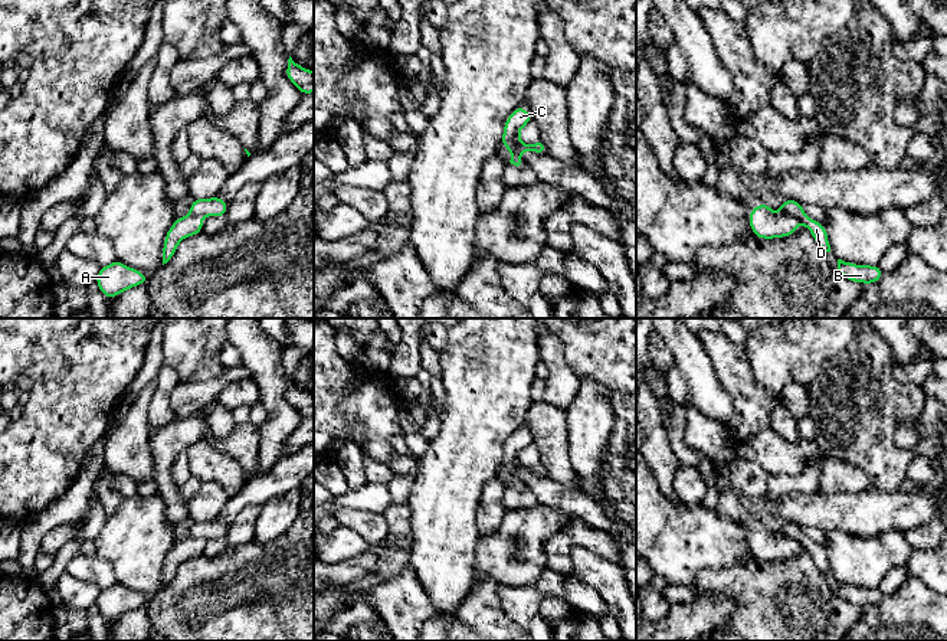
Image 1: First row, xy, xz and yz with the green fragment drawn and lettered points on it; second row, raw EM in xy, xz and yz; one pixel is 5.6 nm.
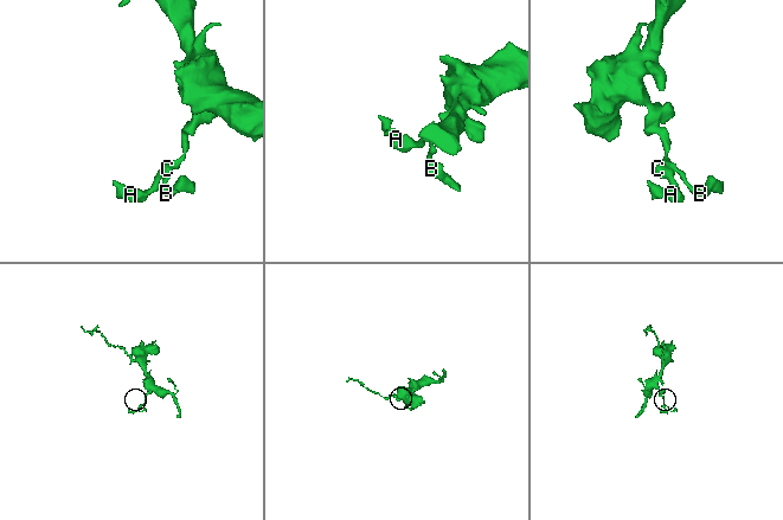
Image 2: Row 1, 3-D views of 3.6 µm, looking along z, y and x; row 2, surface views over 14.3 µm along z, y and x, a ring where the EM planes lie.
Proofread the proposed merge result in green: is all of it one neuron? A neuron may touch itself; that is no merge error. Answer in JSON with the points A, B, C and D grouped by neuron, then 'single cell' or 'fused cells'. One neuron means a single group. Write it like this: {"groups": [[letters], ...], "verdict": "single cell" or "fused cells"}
{"groups": [["A", "C"], ["B", "D"]], "verdict": "fused cells"}

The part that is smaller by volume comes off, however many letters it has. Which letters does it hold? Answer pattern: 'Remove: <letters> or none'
Remove: A, C

